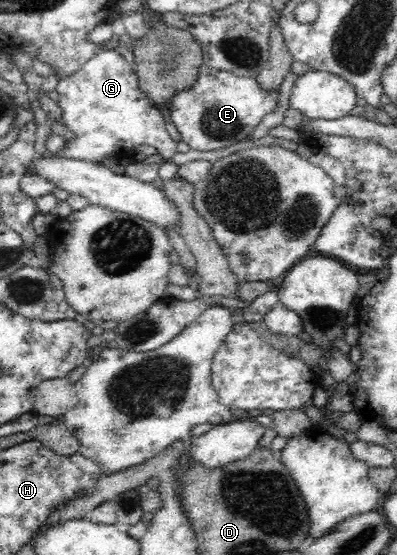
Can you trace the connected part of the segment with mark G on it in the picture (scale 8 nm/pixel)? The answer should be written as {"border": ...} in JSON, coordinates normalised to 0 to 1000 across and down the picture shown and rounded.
{"border":[[[252,85],[194,128],[146,137],[139,162],[151,169],[154,220],[191,241],[186,256],[164,256],[146,274],[159,288],[252,295],[252,285],[322,281],[332,277],[327,267],[353,259],[388,263],[418,290],[443,277],[446,256],[418,236],[411,202],[353,162],[340,124],[297,90]]]}

